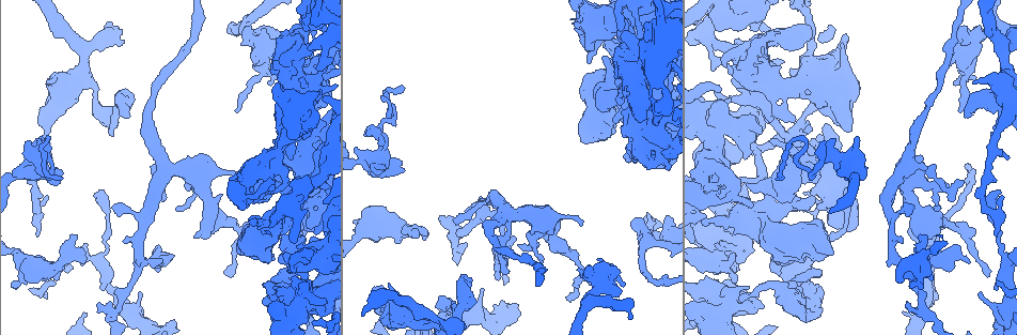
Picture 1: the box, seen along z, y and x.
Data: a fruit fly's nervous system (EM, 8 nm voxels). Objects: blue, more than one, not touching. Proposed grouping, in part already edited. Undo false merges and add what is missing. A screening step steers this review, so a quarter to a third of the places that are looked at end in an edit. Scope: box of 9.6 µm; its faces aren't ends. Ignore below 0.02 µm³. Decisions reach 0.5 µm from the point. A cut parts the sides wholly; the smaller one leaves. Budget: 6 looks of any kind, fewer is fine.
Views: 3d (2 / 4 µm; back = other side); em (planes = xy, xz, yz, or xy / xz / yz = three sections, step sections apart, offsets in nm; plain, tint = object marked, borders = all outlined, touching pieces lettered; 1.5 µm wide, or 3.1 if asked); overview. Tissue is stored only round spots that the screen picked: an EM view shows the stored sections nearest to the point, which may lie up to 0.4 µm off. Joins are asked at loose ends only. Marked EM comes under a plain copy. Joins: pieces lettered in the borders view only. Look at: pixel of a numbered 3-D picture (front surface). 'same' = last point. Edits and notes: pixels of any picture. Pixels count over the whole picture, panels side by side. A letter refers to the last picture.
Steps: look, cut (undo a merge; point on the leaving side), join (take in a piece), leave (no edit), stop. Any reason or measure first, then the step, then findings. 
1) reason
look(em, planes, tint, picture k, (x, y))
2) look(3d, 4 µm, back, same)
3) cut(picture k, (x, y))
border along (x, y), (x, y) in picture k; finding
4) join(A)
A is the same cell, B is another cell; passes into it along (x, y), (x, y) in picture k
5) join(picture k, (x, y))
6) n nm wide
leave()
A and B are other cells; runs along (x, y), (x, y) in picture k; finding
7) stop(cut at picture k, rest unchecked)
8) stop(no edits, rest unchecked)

abrupt turn
look(em, planes, borders, picture 1, (392, 120))

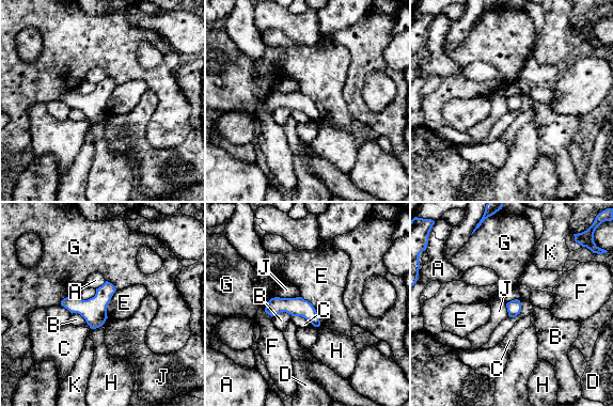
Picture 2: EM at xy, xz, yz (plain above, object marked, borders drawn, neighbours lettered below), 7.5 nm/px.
110 nm wide
leave()
A, B, C, D, E, F, G, H, J and K are other cells; runs along (268, 311), (300, 307), (317, 323) in picture 2; continuous, no second neuron

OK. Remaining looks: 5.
branch stops here
look(em, planes, borders, picture 1, (396, 242))

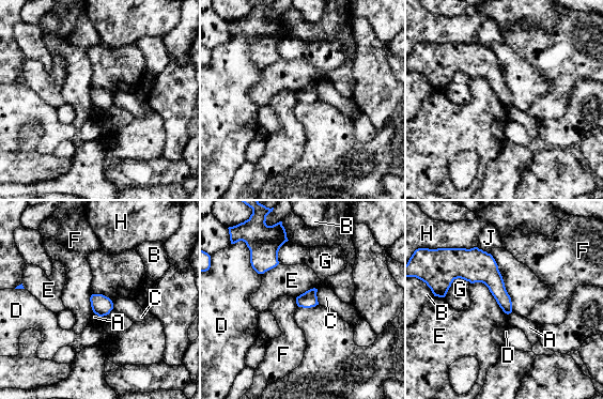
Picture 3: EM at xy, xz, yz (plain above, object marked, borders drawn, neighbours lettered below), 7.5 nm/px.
E touches over 380 nm
leave()
A, B, C, D, E, F, G, H and J are other cells; border along (90, 295), (90, 306), (94, 312) in picture 3; no lettered piece goes on from it

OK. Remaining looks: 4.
free end
look(em, planes, borders, picture 1, (843, 44))

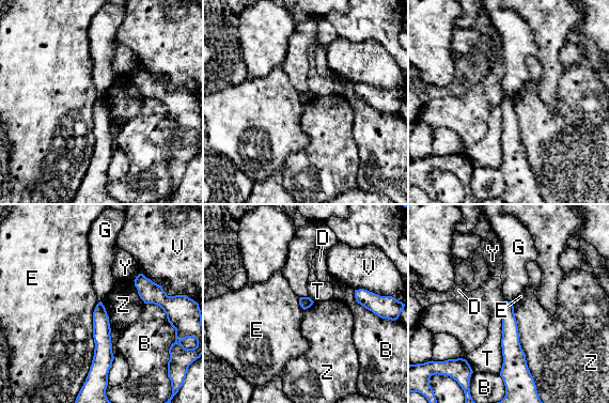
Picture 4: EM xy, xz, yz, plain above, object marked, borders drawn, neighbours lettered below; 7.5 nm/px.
leave()
B, D, E, G, T, V, Y and Z are other cells; runs along (509, 304), (510, 366), (505, 371) in picture 4; no lettered piece goes on from it

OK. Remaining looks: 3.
stop(no edits, rest unchecked)

